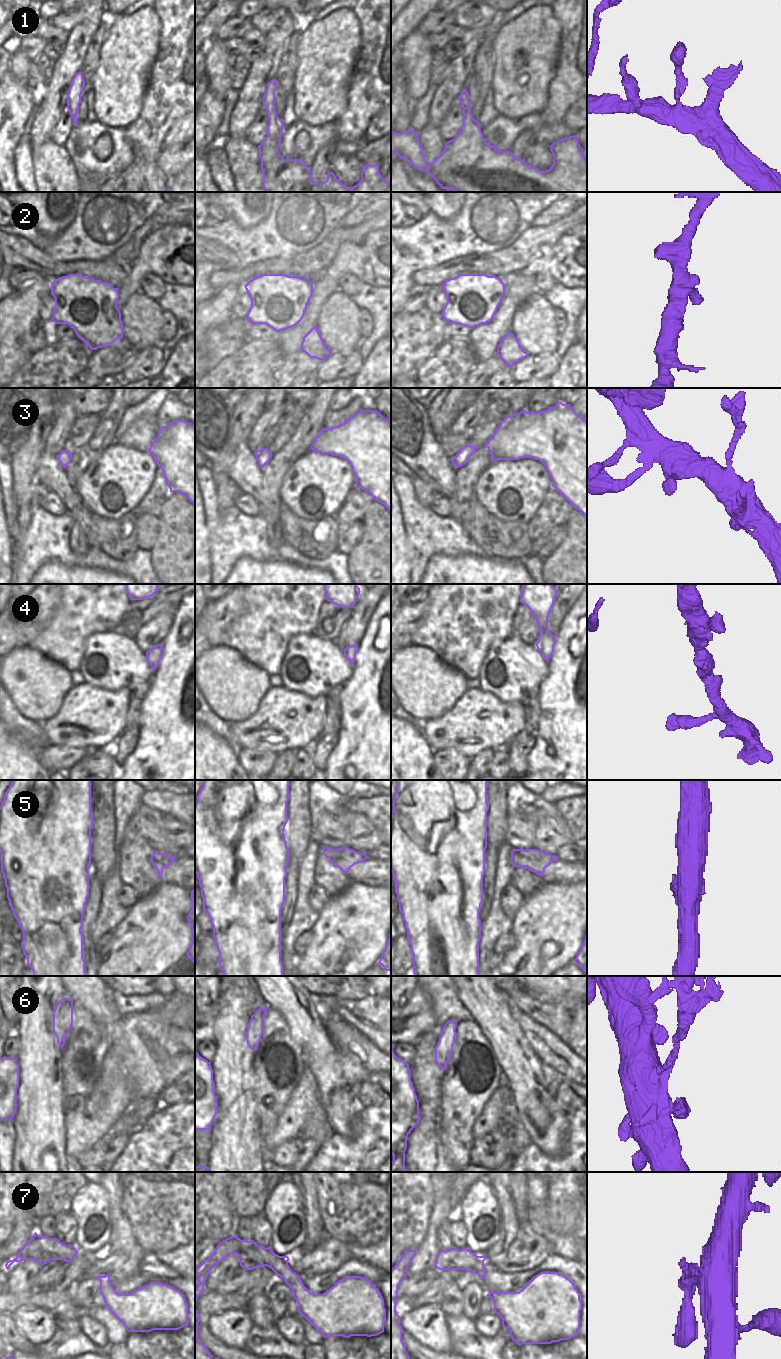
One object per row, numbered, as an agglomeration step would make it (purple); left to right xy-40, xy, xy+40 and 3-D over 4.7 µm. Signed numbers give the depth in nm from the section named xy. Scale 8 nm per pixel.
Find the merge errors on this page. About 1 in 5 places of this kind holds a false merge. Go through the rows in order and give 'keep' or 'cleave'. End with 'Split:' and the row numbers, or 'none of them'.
1: keep
2: keep
3: keep
4: keep
5: cleave
6: cleave
7: keep
Split: 5, 6

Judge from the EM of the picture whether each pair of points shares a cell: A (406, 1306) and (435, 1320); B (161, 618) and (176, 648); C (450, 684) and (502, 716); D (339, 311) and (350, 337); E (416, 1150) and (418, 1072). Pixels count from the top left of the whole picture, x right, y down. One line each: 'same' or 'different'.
A: different
B: different
C: different
D: same
E: same

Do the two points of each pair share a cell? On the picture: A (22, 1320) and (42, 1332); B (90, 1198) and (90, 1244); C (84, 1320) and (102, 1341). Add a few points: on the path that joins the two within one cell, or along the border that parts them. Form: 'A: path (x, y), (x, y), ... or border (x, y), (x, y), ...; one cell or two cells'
A: path (27, 1322), (37, 1327); one cell
B: path (90, 1210), (90, 1214), (82, 1227), (83, 1234); one cell
C: path (88, 1325), (98, 1336); one cell

